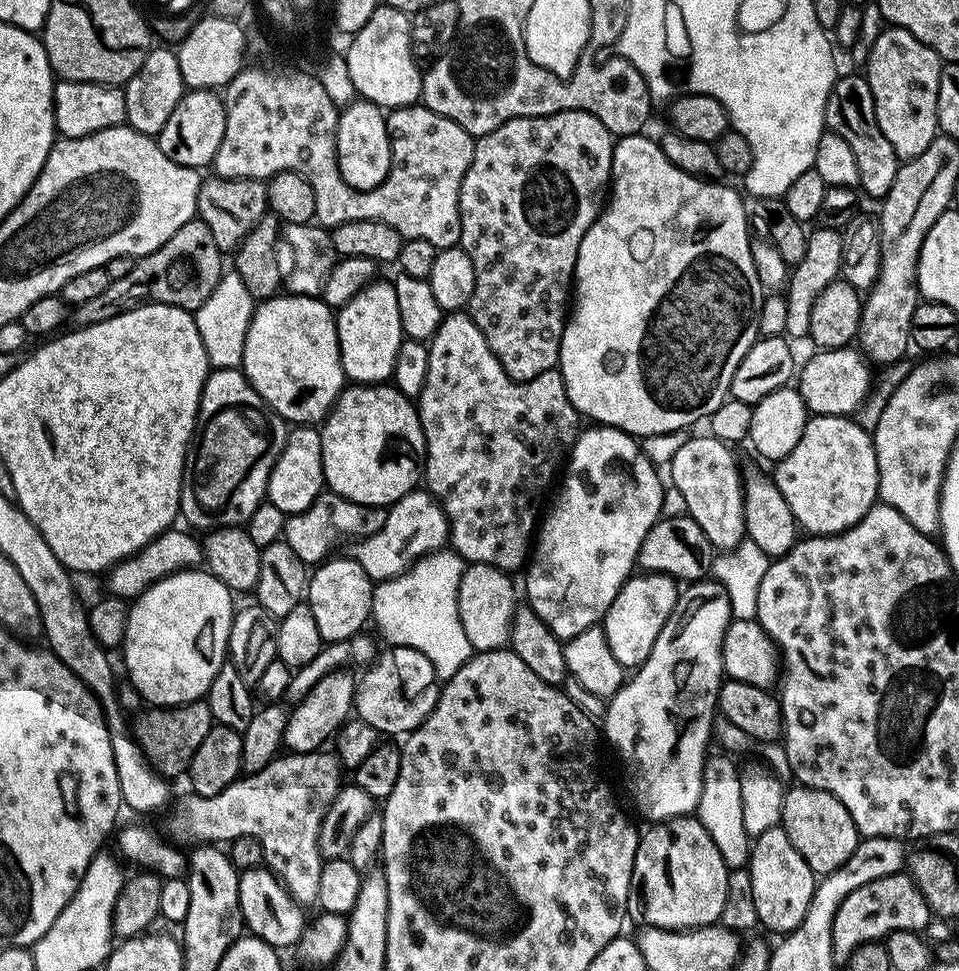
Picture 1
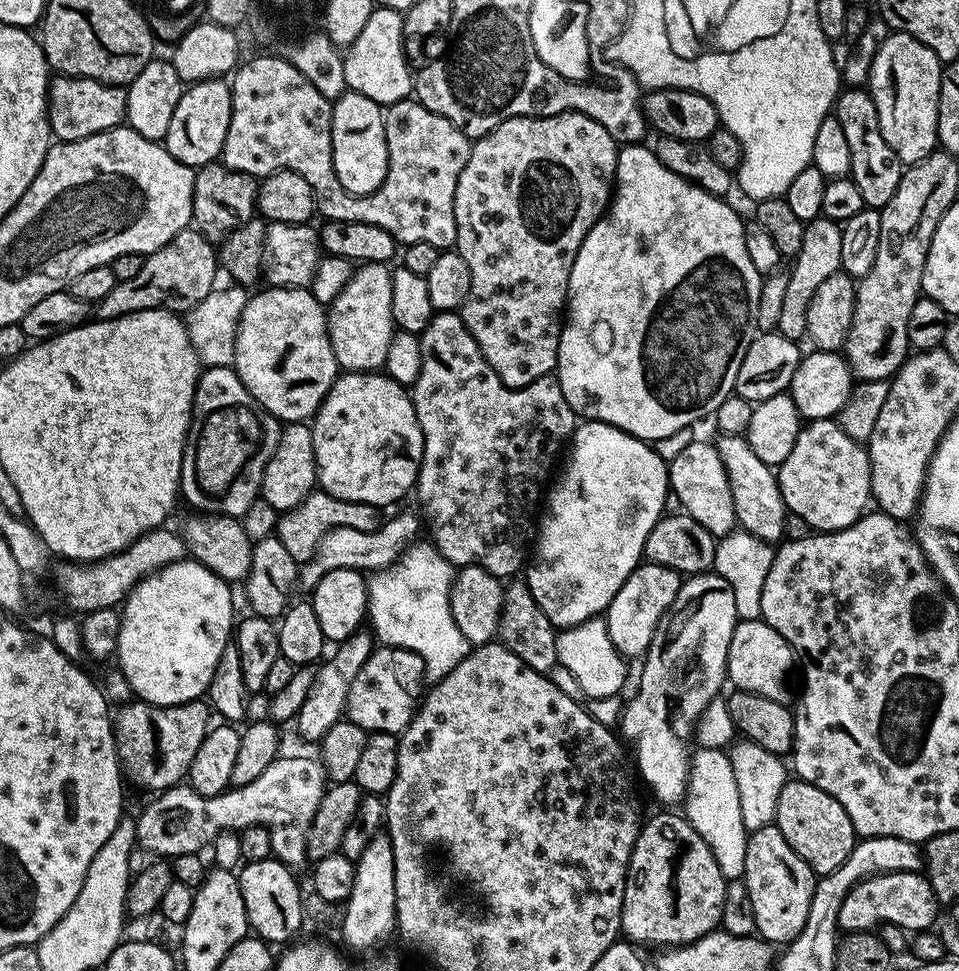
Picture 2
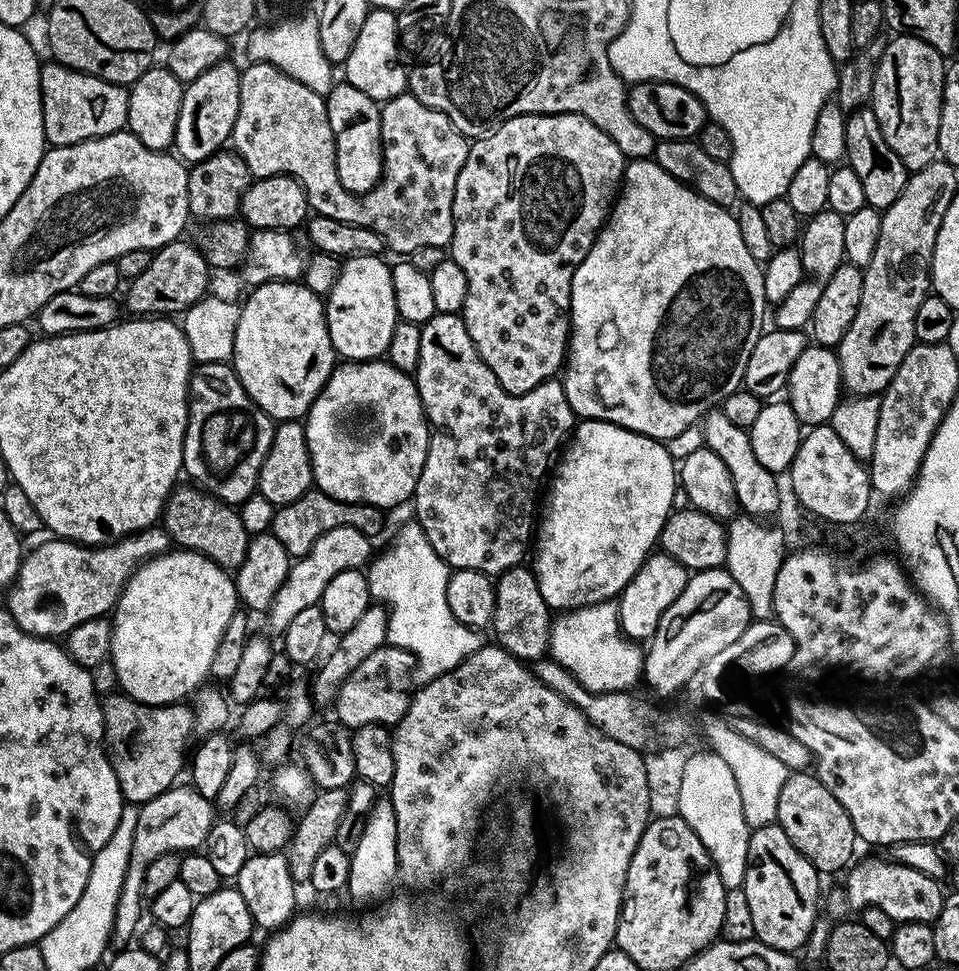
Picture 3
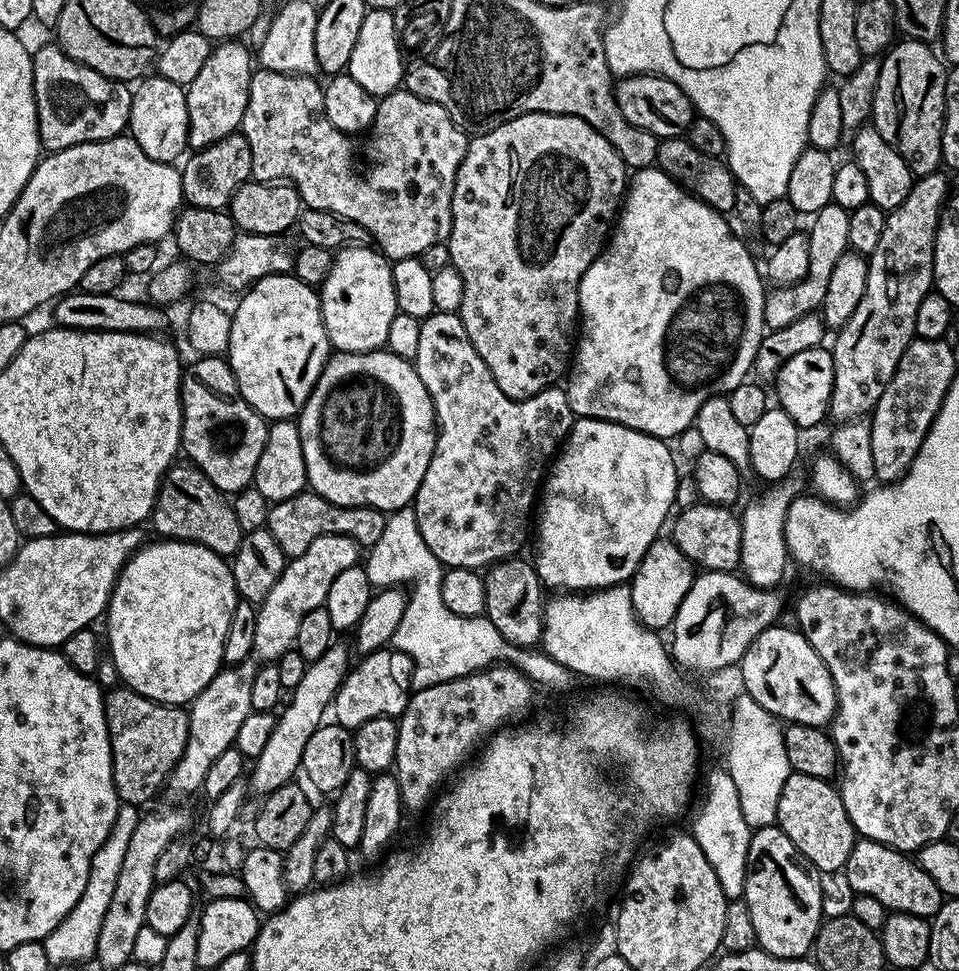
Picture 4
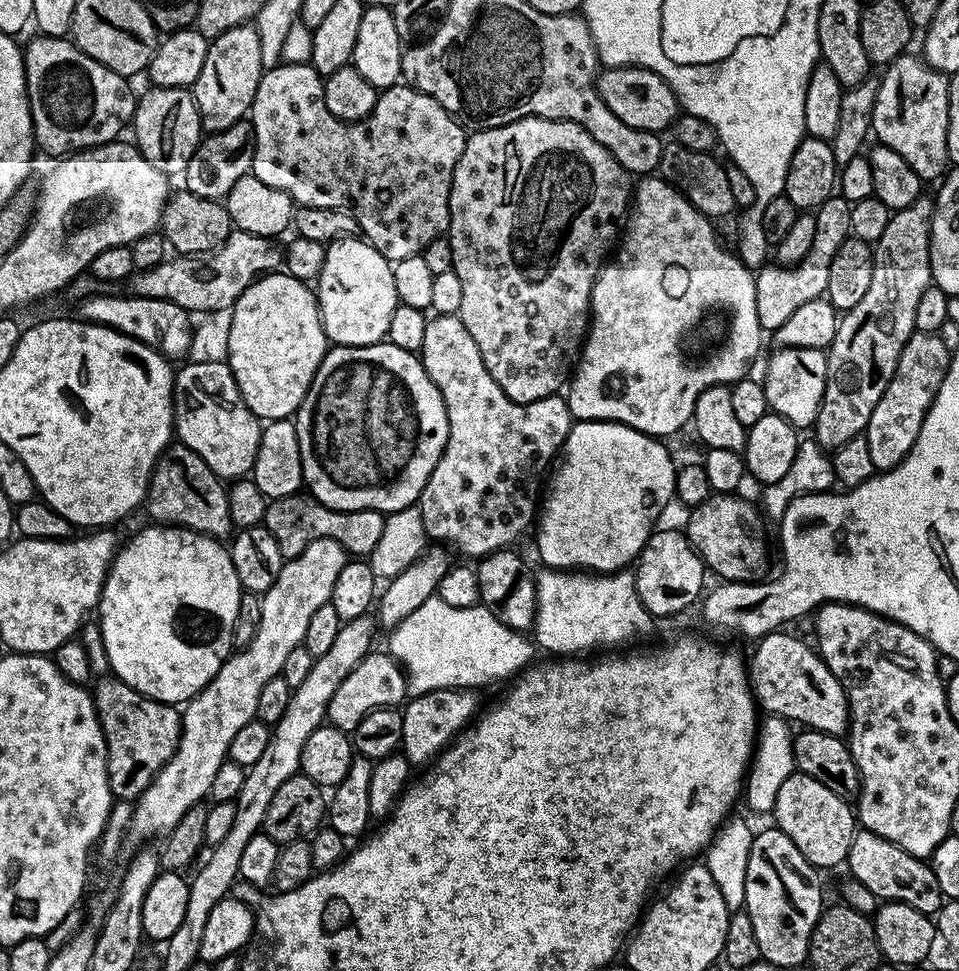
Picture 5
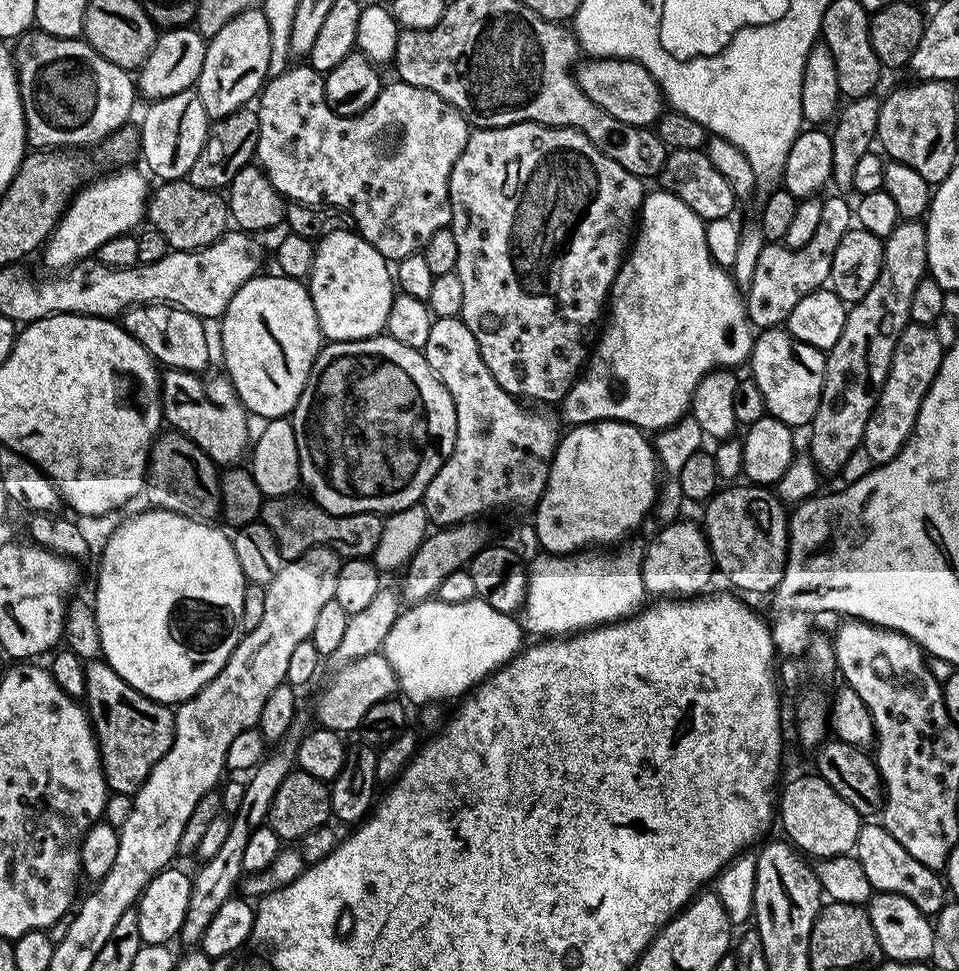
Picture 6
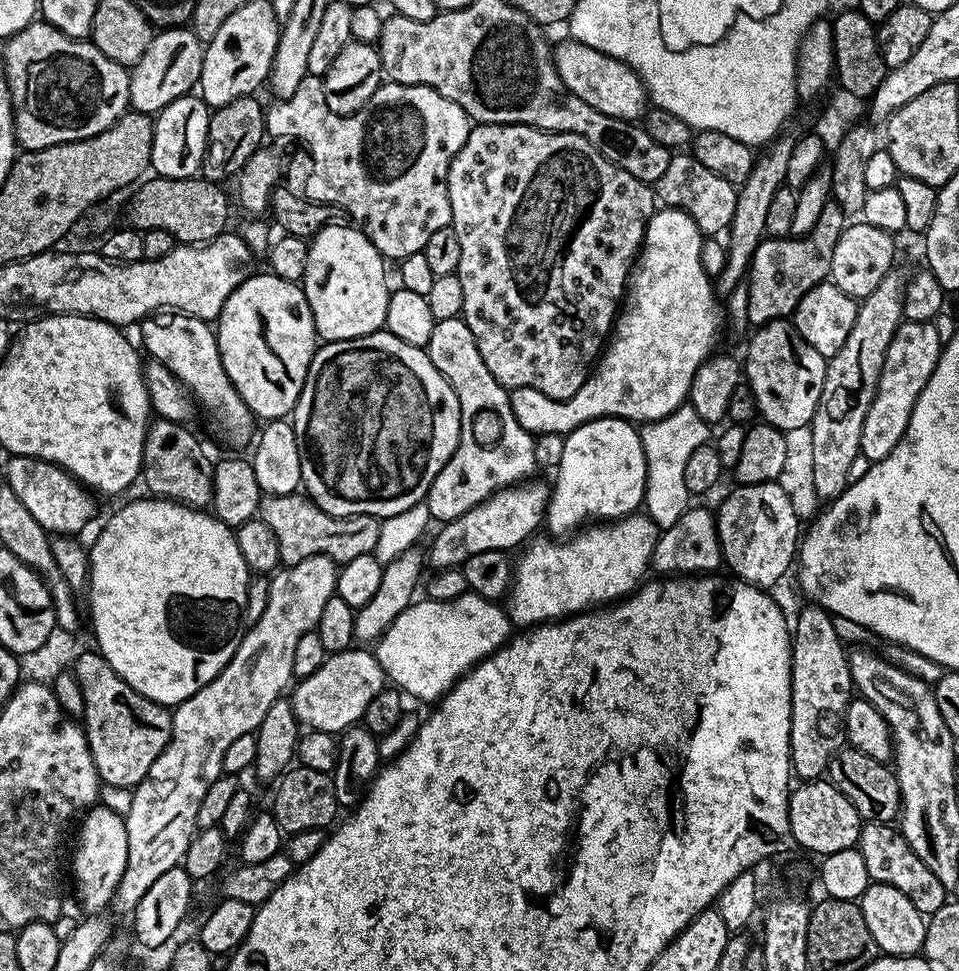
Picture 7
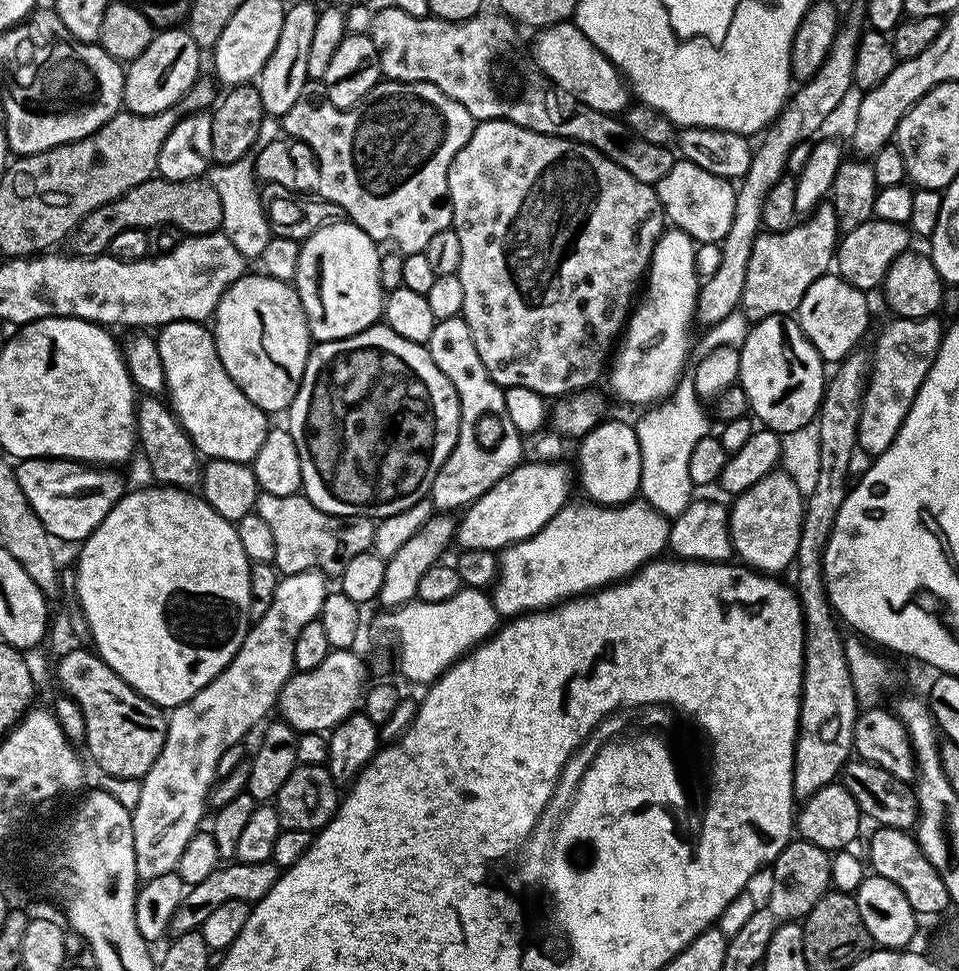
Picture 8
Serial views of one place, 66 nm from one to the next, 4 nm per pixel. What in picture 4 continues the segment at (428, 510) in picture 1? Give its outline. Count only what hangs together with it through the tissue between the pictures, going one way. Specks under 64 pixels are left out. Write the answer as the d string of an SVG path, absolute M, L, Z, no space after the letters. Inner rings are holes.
M322 534L322 538L314 538L314 542L310 542L310 546L306 546L304 553L291 557L285 563L278 582L274 582L270 594L266 594L266 598L258 605L252 656L255 659L264 660L260 662L276 662L279 656L284 656L287 652L291 653L298 638L298 626L302 626L302 618L306 618L306 614L310 614L310 610L324 607L324 599L326 594L330 594L330 586L334 582L334 578L338 578L338 574L342 574L342 570L357 567L361 556L362 549L354 538L350 538L346 534Z

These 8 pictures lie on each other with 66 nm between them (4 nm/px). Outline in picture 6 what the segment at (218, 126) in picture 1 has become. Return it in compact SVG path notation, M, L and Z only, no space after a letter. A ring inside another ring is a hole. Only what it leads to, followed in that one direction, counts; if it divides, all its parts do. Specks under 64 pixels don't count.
M263 7L238 14L238 18L226 22L218 34L210 37L206 58L202 62L202 74L194 85L194 91L202 98L202 106L209 118L221 120L226 114L234 114L238 109L251 105L259 97L270 76L268 67L272 64L272 40L274 34L270 26L266 26Z

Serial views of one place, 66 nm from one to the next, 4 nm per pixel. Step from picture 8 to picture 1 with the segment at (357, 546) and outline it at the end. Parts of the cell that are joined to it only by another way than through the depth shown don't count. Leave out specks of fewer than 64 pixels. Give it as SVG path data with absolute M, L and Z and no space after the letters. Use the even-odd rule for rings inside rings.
M325 490L320 497L306 510L287 517L284 522L282 539L298 554L298 558L306 566L319 566L333 555L332 552L343 540L355 542L363 540L370 534L378 534L386 526L388 508L379 504L359 504L350 502L350 498L342 498L337 492Z

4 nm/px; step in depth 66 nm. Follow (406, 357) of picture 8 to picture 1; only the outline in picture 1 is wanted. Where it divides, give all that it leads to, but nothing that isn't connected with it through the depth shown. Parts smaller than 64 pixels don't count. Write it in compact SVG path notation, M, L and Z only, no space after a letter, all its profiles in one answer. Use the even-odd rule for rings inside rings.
M391 383L352 384L345 387L332 405L332 411L324 417L320 437L324 483L342 498L350 498L350 502L391 506L421 483L426 449L420 414L417 405Z

